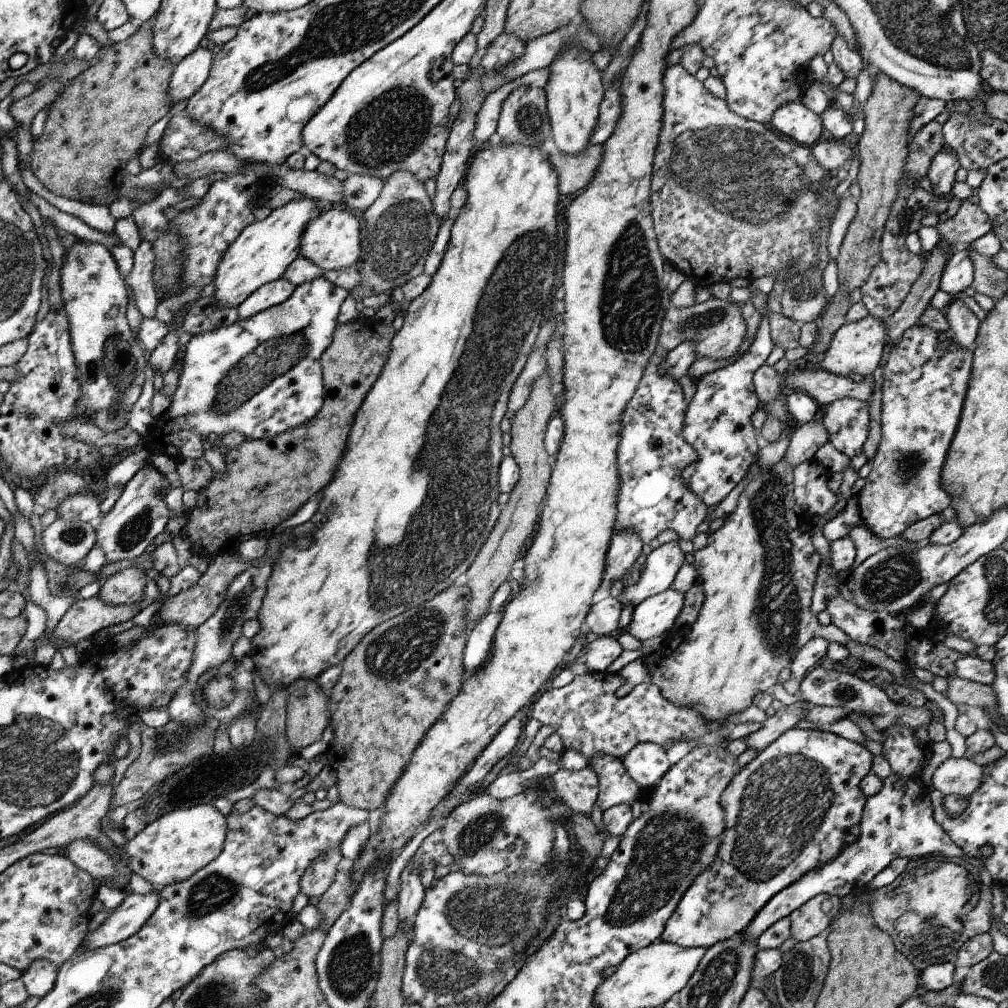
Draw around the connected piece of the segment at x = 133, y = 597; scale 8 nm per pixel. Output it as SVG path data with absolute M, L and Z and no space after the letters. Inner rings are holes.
M136 567L124 568L106 580L97 596L112 606L142 602L144 588L151 576Z

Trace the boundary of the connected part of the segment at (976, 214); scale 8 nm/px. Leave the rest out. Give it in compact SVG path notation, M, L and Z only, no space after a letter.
M968 200L961 202L960 210L953 218L940 221L936 230L940 232L942 242L964 242L971 244L978 238L991 232L990 220L982 211L978 204L972 204Z

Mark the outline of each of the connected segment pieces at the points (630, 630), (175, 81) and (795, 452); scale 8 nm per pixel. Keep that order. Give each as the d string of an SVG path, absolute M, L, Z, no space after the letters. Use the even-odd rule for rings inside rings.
M672 588L650 596L636 606L632 612L632 620L624 632L640 641L660 637L673 628L682 606L684 606L684 594Z
M210 47L198 48L185 61L178 62L172 77L170 100L190 99L209 79L215 55Z
M822 420L795 425L784 460L788 462L788 466L797 468L798 464L811 461L816 452L828 441L828 432L826 432Z

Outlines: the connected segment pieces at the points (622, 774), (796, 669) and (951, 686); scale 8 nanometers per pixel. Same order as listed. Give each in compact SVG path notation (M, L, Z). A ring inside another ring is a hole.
M596 754L594 760L590 760L590 766L598 774L599 794L596 804L602 811L618 804L630 804L646 796L645 791L630 778L623 762L618 758Z
M813 637L798 650L789 665L790 678L782 683L788 694L796 694L799 691L801 681L814 667L822 663L827 656L828 644L830 644L830 641L826 638Z
M950 677L948 679L947 690L944 692L953 704L965 704L969 708L983 706L996 708L996 694L992 685L984 685L972 680Z

